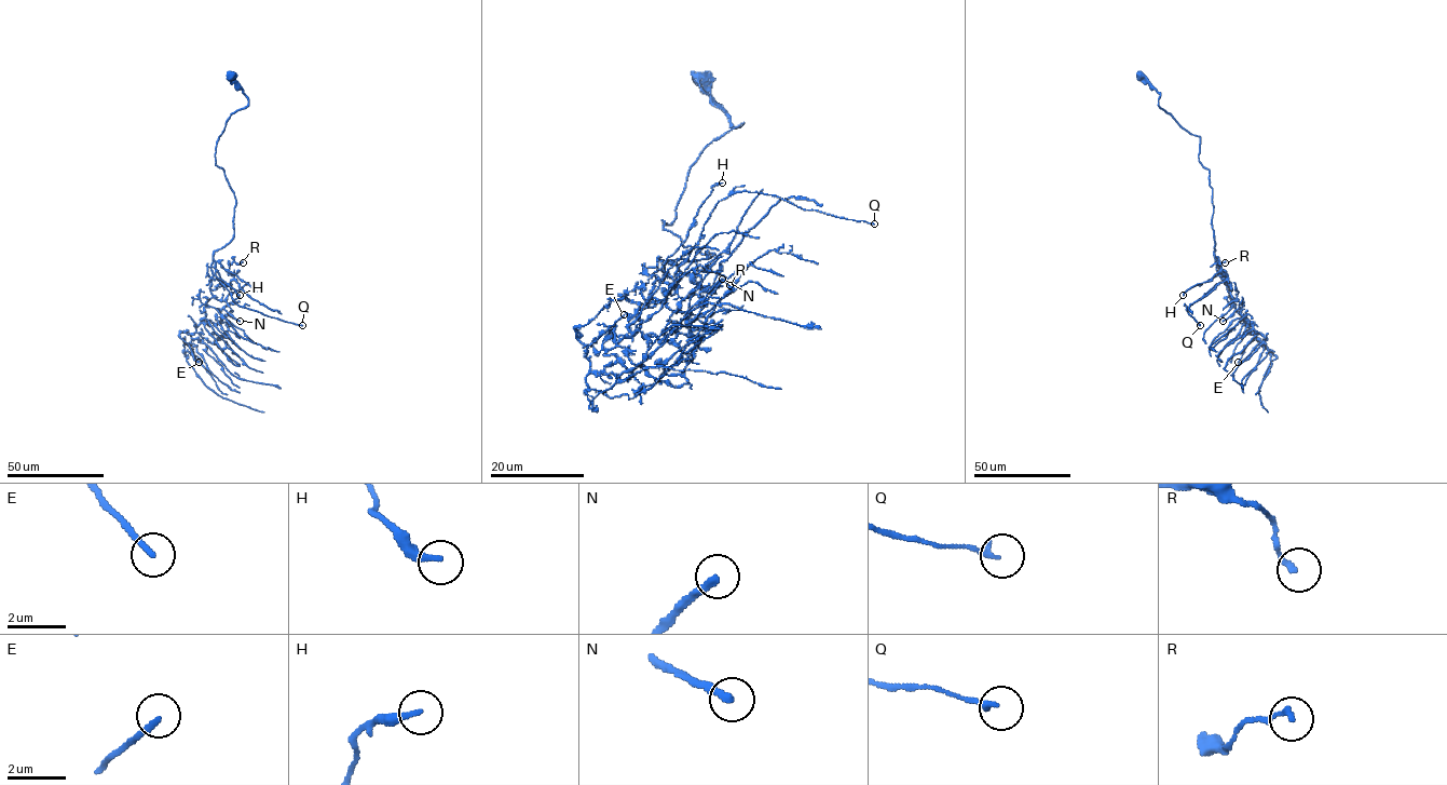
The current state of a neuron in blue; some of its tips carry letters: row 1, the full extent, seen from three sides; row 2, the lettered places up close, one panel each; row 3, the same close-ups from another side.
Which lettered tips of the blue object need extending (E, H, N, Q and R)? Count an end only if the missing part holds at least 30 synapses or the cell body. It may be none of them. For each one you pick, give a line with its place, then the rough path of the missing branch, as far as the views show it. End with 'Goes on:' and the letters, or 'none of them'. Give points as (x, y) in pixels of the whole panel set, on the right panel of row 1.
N: Place: (1223, 321). Course of what is missing: (1223, 321), (1204, 335), (1213, 347)
Goes on: N

